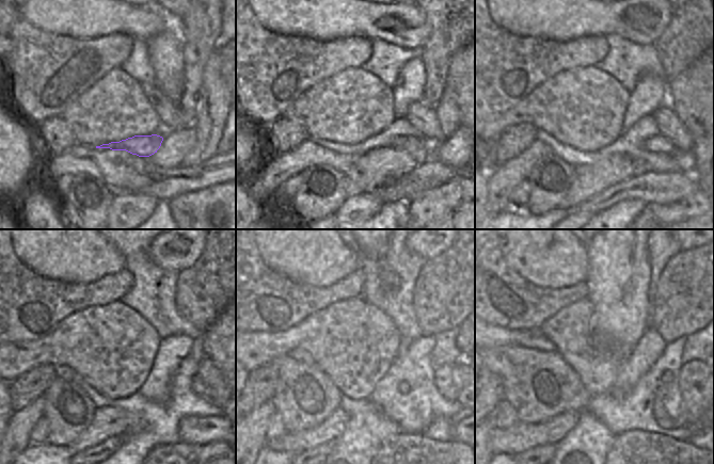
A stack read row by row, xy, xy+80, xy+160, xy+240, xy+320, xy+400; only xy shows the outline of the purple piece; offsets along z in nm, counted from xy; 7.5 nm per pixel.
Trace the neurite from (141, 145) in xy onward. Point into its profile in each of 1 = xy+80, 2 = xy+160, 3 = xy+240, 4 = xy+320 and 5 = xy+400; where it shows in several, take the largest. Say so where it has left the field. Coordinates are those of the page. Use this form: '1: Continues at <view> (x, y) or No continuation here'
1: Continues at xy+80 (402, 142)
2: Continues at xy+160 (656, 143)
3: Continues at xy+240 (197, 386)
4: Continues at xy+320 (444, 382)
5: Continues at xy+400 (692, 374).

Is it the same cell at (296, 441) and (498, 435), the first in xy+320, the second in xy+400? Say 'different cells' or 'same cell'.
same cell

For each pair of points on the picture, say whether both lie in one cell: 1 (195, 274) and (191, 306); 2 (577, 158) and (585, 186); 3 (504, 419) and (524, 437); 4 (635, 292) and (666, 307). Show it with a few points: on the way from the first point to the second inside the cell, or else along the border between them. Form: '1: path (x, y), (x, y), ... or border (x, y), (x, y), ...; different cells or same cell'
1: path (195, 282), (195, 299); same cell
2: border (604, 158), (590, 164), (578, 164), (573, 168); different cells
3: border (519, 420), (509, 427), (496, 428); different cells
4: border (651, 305), (650, 325); different cells

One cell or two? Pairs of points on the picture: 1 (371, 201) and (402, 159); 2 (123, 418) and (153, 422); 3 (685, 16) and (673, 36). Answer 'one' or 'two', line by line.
1: two
2: two
3: one

